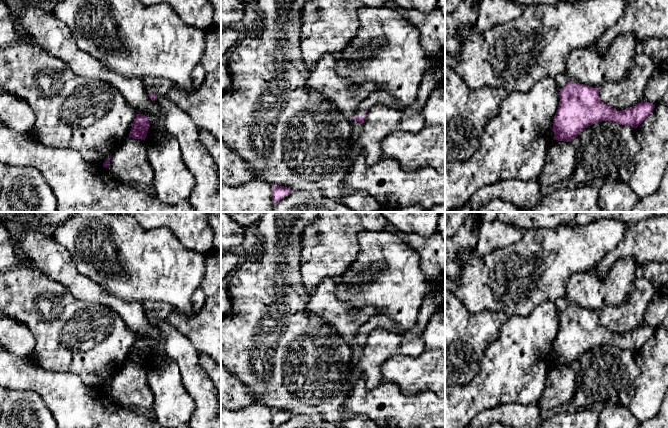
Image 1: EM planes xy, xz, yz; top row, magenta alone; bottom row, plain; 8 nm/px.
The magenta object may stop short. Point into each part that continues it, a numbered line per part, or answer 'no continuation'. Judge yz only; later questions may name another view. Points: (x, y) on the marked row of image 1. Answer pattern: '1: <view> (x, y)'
1: yz (562, 80)

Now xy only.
1: xy (160, 87)

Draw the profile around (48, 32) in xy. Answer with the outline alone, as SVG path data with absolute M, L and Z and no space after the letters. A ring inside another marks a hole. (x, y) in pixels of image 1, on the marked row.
M23 4L15 17L16 25L30 35L35 44L64 63L84 78L98 79L113 85L135 110L145 115L150 123L147 133L168 133L164 114L157 100L148 96L141 78L129 78L108 69L99 59L81 50L66 24L56 18L44 4Z

